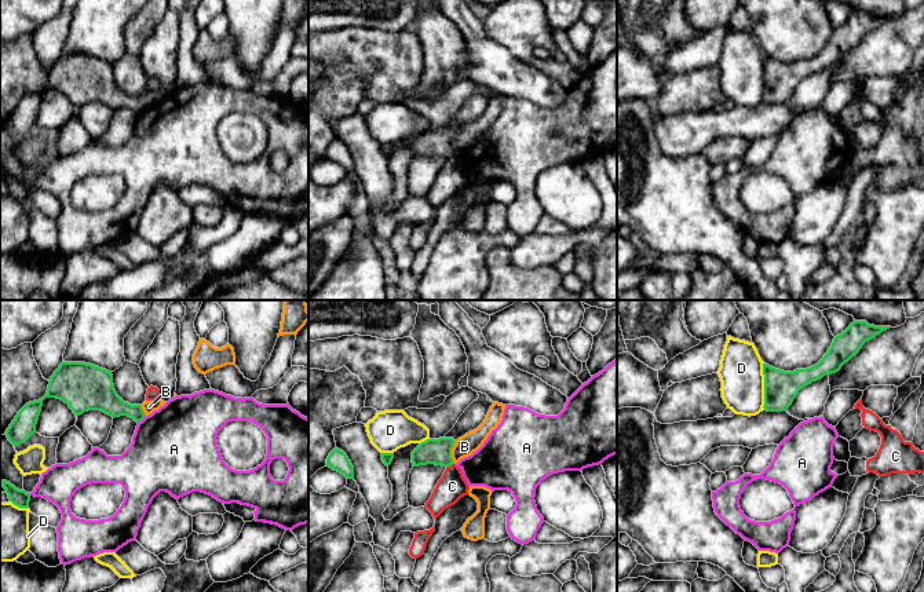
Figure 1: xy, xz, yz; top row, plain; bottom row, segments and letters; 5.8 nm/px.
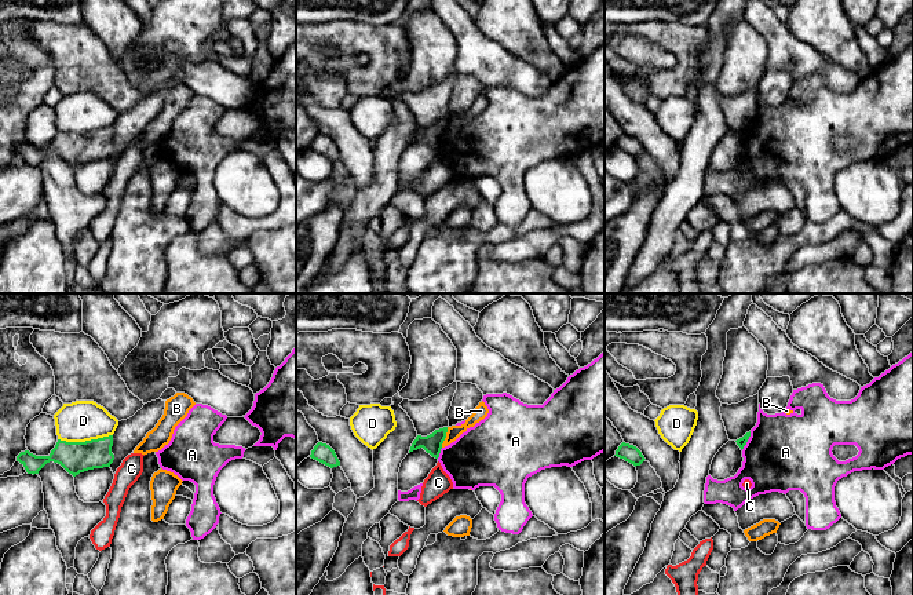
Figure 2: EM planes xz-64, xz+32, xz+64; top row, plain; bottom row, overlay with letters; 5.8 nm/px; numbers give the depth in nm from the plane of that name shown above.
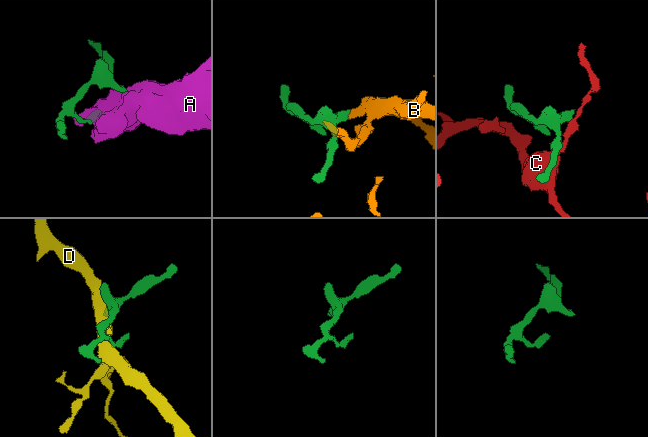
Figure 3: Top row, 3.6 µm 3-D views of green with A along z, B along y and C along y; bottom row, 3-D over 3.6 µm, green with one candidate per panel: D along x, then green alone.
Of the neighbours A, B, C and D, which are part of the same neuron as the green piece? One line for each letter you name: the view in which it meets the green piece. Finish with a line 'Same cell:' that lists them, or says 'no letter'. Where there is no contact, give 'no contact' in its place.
B: xz
Same cell: B

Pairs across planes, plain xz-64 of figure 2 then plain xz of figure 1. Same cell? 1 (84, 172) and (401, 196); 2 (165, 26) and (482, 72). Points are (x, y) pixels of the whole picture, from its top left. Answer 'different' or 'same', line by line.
1: different
2: different

